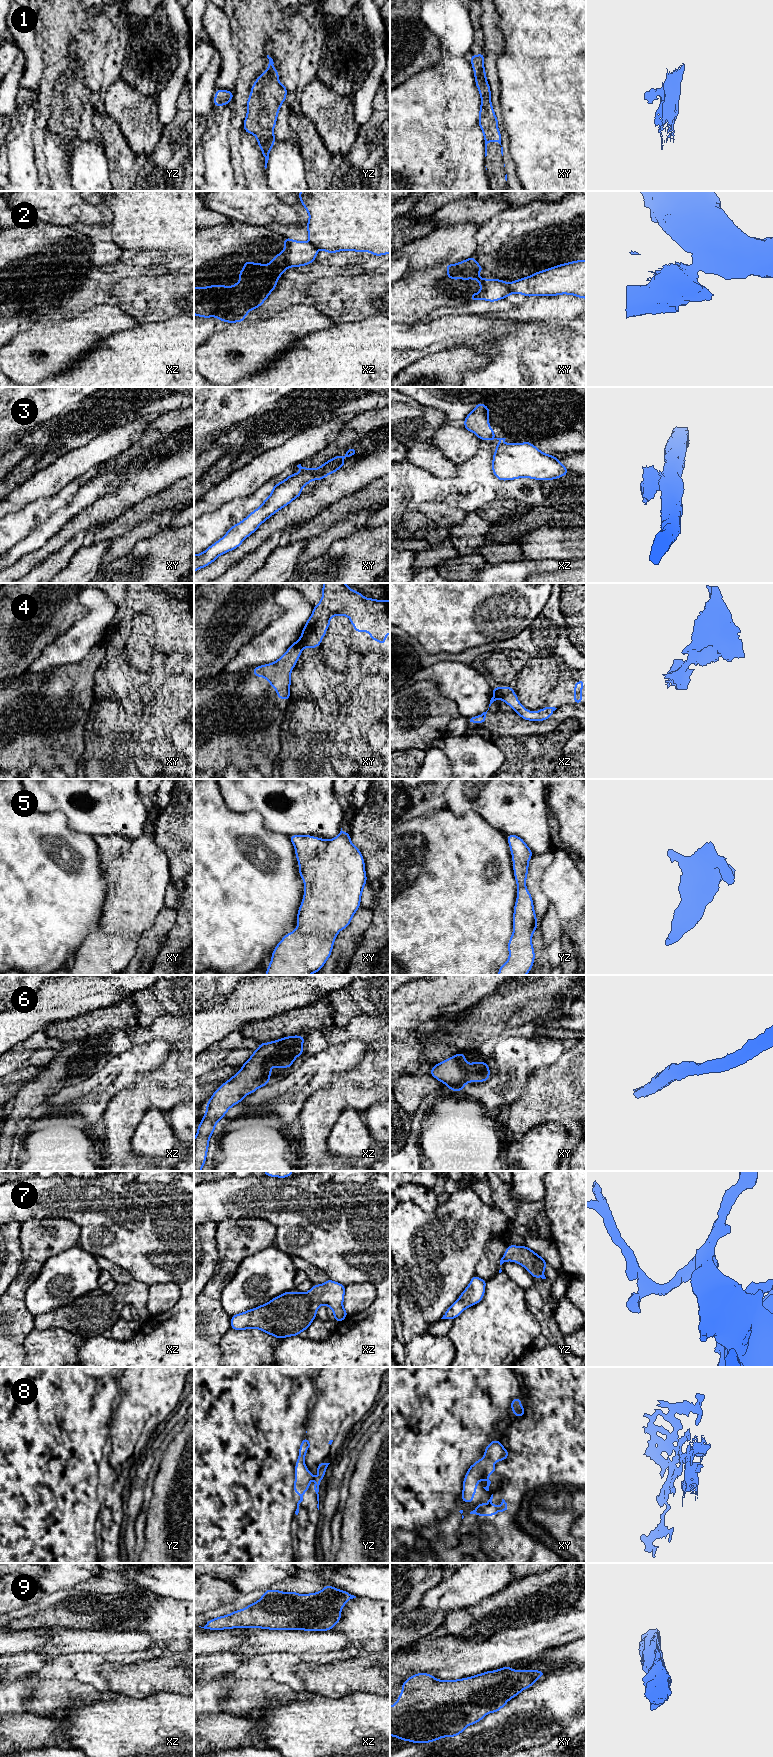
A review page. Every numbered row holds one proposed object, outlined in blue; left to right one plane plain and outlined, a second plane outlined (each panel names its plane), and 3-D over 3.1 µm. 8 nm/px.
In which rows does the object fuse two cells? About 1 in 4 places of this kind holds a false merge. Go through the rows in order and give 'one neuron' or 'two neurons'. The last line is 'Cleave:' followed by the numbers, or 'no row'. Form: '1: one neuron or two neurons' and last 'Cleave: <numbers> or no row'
1: one neuron
2: two neurons
3: two neurons
4: two neurons
5: one neuron
6: one neuron
7: one neuron
8: one neuron
9: one neuron
Cleave: 2, 3, 4

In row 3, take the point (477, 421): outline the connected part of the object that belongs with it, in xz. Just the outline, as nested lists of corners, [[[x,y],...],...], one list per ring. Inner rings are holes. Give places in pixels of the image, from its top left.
[[[476,404],[475,409],[464,419],[464,428],[473,432],[482,441],[497,439],[502,444],[506,438],[494,437],[495,431],[490,427],[489,415],[490,410],[485,404]]]

